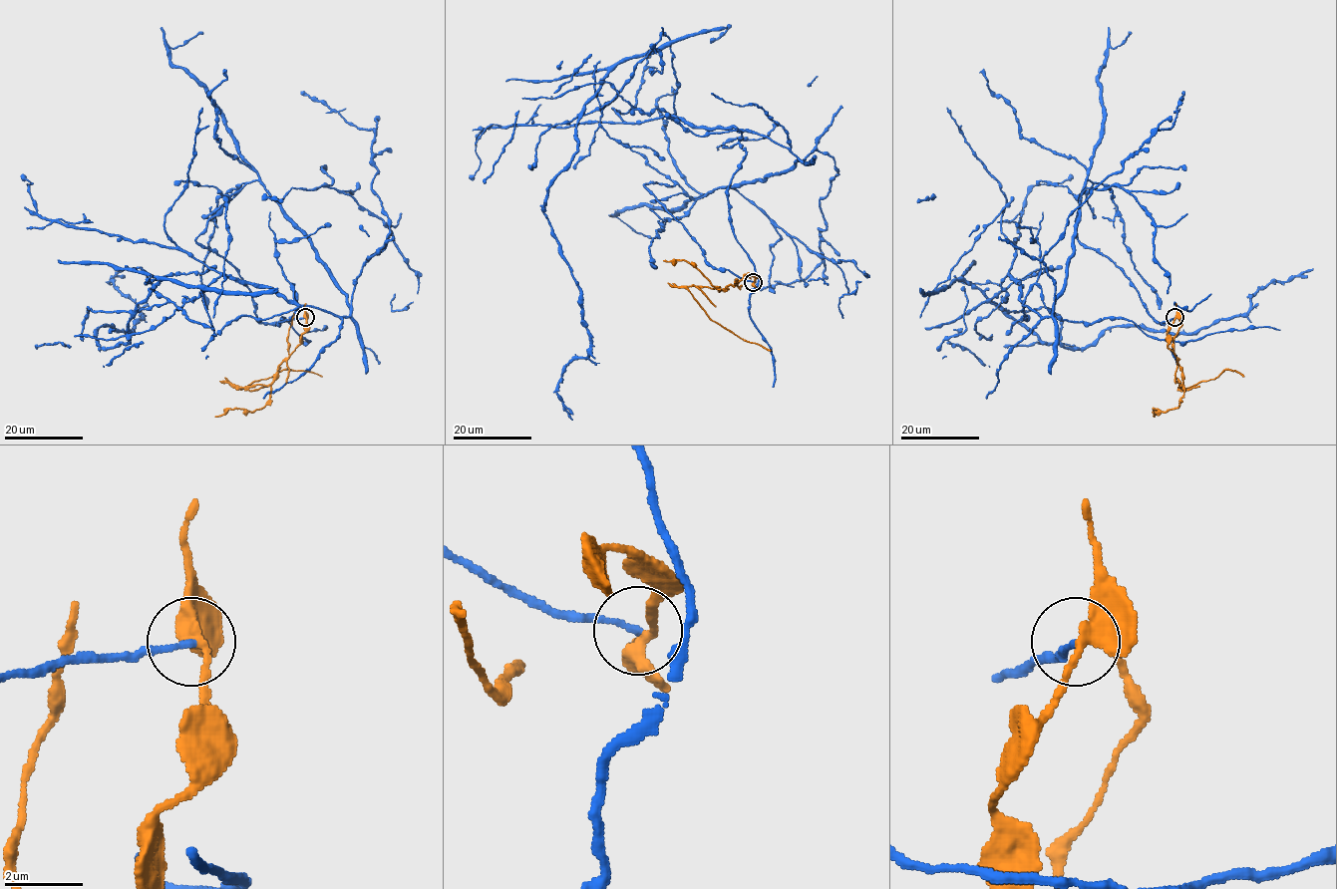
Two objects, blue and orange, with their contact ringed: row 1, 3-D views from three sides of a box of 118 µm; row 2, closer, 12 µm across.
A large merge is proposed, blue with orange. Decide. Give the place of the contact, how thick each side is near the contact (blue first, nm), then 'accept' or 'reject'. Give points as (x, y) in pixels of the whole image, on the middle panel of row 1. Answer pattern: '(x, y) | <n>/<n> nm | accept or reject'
(753, 282) | 140/360 nm | reject

